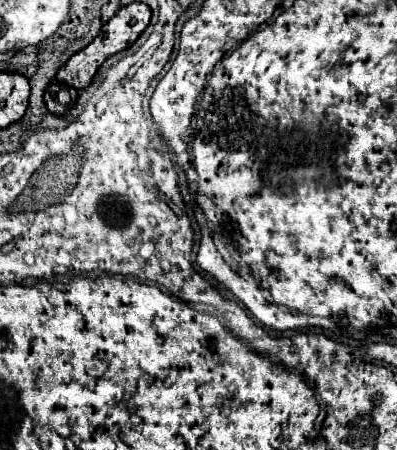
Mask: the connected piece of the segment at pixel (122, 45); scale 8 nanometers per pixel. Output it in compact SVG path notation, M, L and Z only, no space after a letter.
M131 2L131 4L127 4L127 6L121 6L121 8L117 10L117 14L115 14L109 22L105 22L105 24L101 26L101 30L99 30L99 34L93 38L93 42L91 42L89 46L85 46L83 50L79 50L77 54L73 54L73 56L67 60L67 64L63 64L63 66L59 68L57 80L59 80L59 82L65 82L65 84L69 84L69 86L73 86L73 88L77 88L77 90L87 88L87 86L91 84L93 76L97 74L97 68L99 68L109 56L113 56L115 52L125 50L125 48L129 46L129 42L135 42L135 40L139 38L139 34L147 28L149 18L151 18L151 8L149 8L145 2Z

